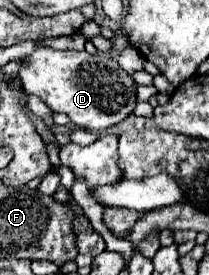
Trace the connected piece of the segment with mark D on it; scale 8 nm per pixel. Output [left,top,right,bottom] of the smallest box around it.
[20,46,136,132]

